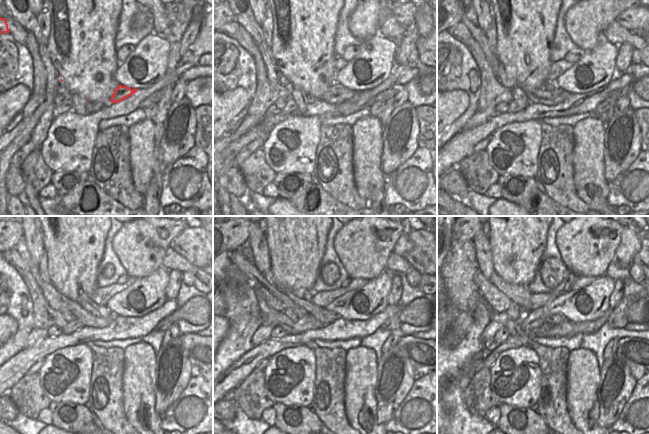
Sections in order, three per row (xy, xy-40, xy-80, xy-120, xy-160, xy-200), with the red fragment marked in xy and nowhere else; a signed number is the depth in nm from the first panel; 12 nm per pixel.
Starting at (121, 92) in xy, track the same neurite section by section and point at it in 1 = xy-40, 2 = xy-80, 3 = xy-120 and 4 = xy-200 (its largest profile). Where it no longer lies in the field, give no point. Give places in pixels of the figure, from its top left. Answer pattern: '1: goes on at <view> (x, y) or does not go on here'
1: goes on at xy-40 (337, 93)
2: goes on at xy-80 (557, 95)
3: goes on at xy-120 (58, 302)
4: goes on at xy-200 (498, 302)

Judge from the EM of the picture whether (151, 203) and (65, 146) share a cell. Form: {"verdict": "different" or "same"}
{"verdict": "different"}

